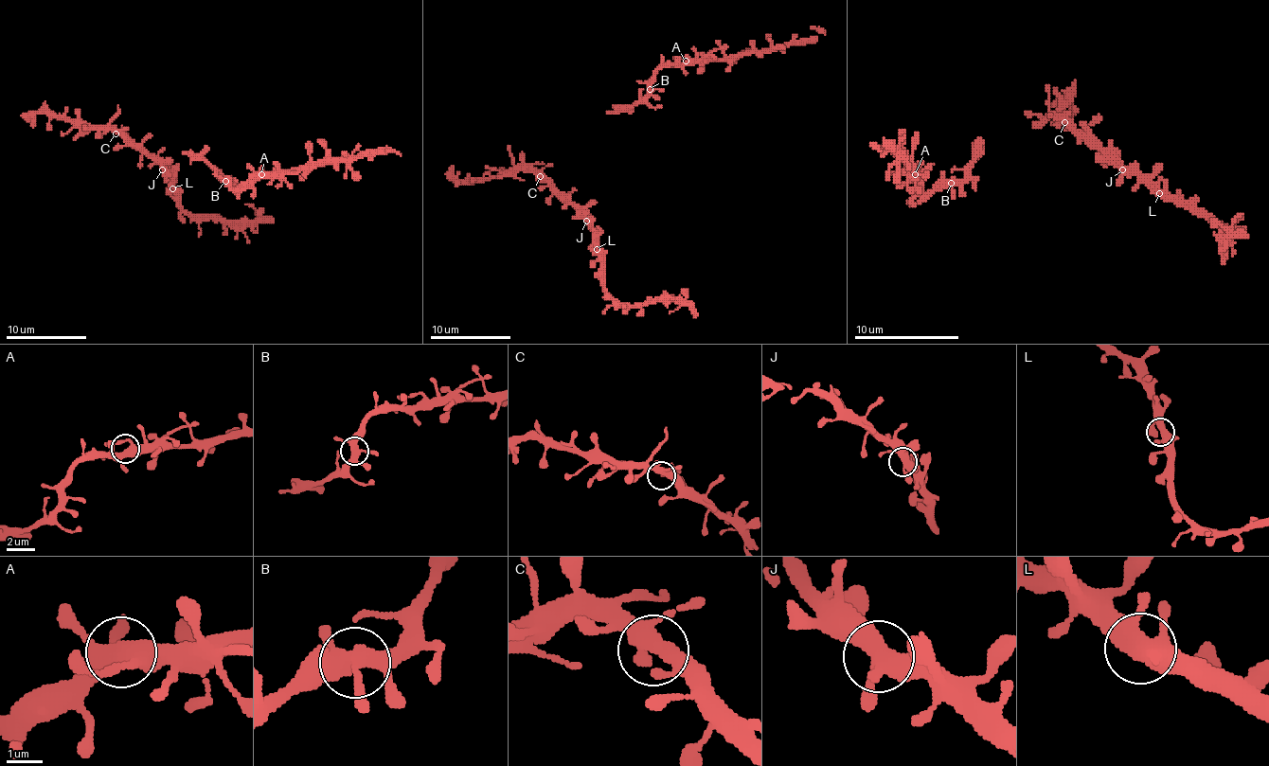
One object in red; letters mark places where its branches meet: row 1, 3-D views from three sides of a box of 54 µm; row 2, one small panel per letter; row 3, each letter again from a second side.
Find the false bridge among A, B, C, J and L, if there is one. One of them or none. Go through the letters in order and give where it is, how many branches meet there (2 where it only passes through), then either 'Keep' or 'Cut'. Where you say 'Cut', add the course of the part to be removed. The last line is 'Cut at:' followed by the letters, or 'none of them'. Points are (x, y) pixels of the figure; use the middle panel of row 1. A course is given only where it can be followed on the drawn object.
A: Place: (686, 61). Branches: 5. Keep
B: Place: (650, 89). Branches: 5. Keep
C: Place: (540, 176). Branches: 5. Keep
J: Place: (586, 221). Branches: 4. Keep
L: Place: (597, 249). Branches: 5. Keep
Cut at: none of them

